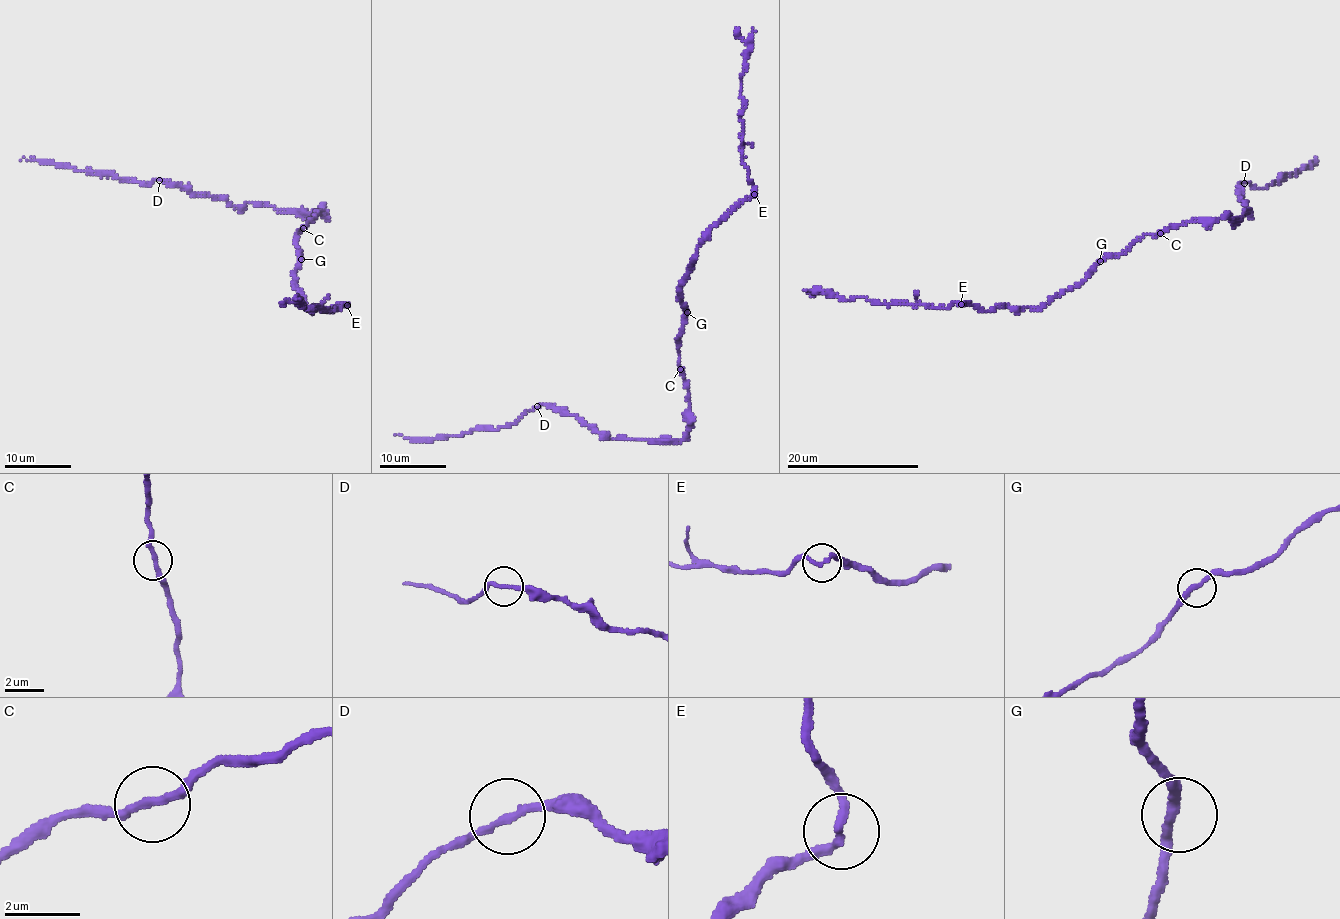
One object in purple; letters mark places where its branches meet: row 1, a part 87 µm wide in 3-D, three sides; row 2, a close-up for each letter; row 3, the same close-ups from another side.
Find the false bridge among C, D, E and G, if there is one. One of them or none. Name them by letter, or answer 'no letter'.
E

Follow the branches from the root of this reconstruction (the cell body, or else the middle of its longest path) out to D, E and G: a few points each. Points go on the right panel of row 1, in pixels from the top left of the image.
D: (1159, 232), (1190, 221), (1243, 217), (1250, 210), (1248, 213), (1240, 200), (1239, 185), (1244, 183)
E: (1159, 232), (1142, 235), (1118, 255), (1106, 256), (1079, 283), (1038, 308), (981, 311), (968, 303), (961, 305)
G: (1159, 232), (1142, 235), (1118, 255), (1106, 256), (1100, 261)

